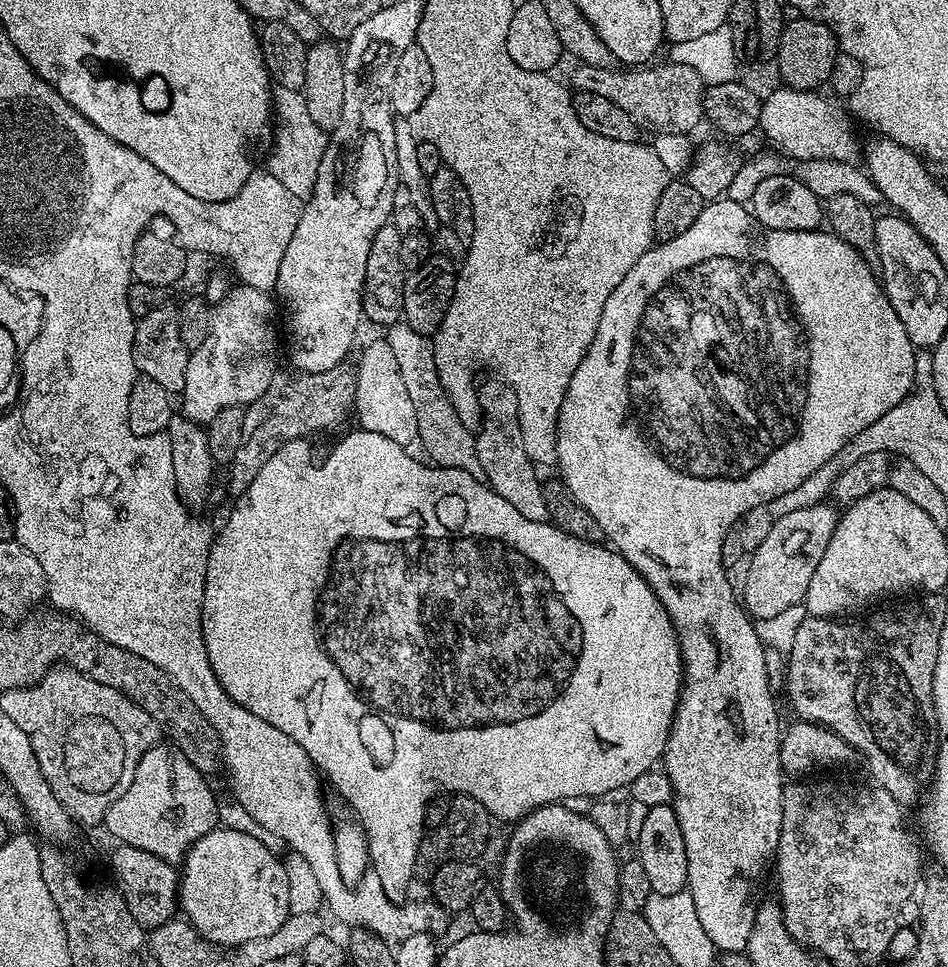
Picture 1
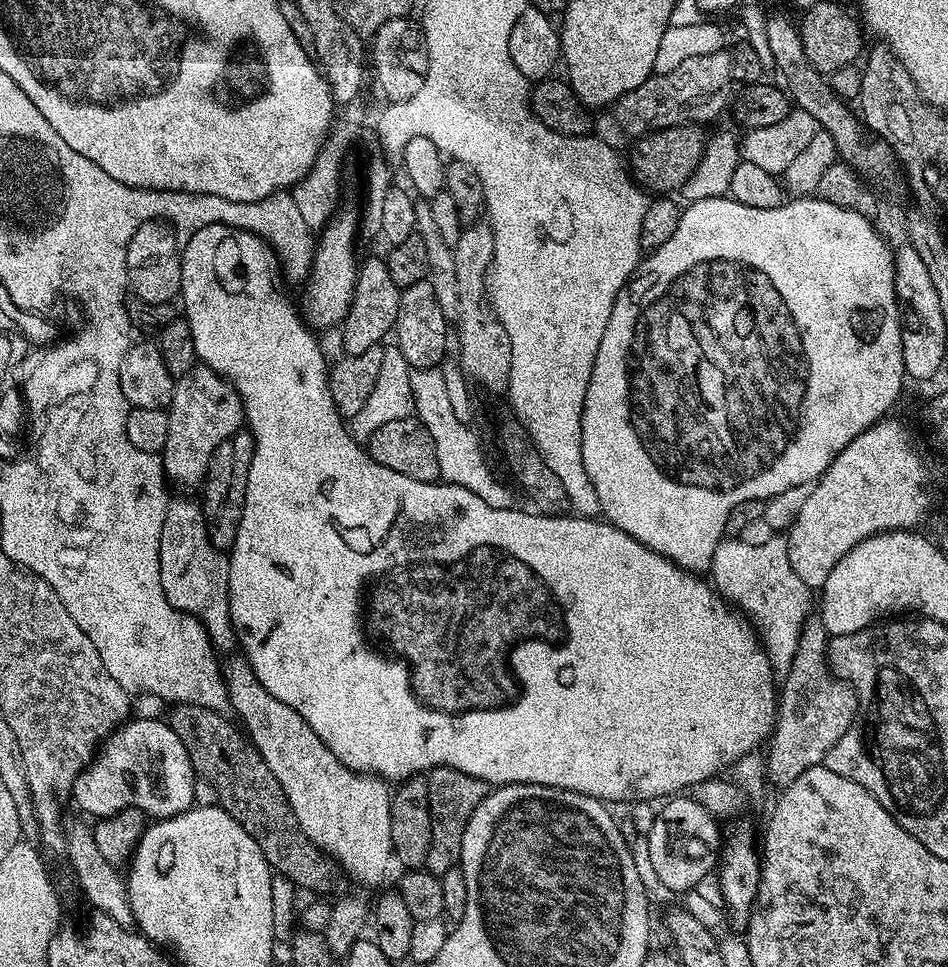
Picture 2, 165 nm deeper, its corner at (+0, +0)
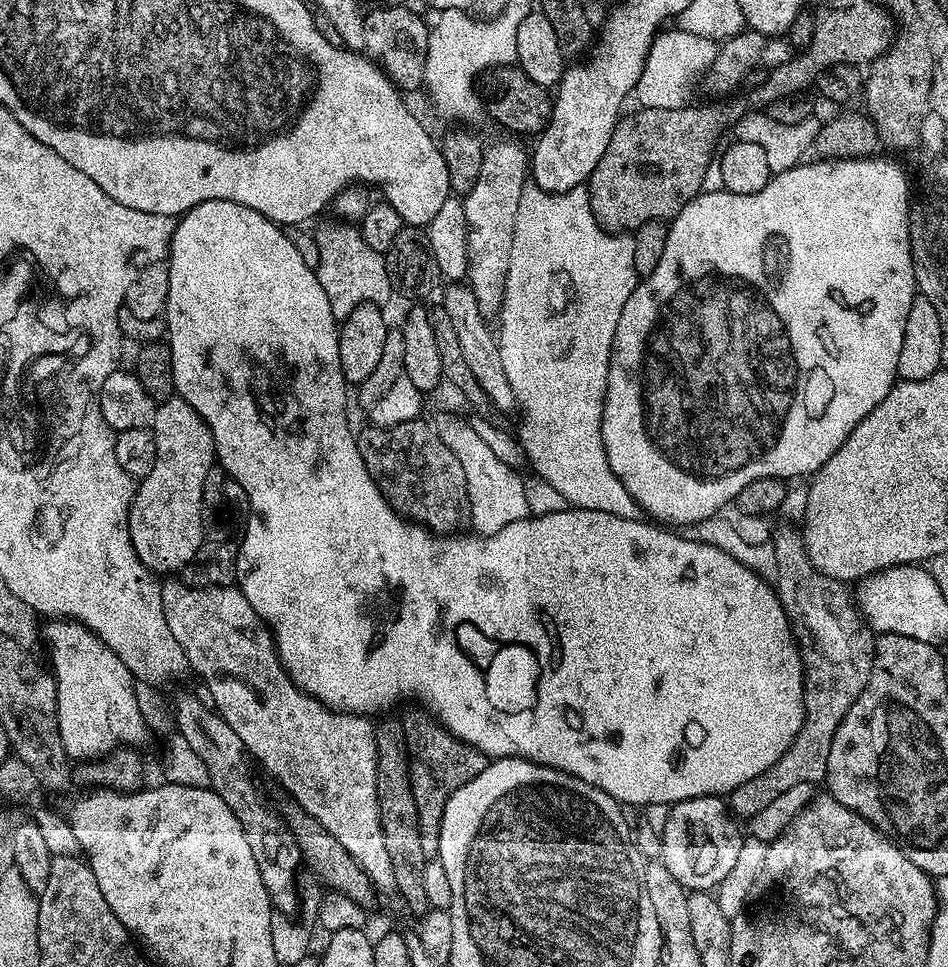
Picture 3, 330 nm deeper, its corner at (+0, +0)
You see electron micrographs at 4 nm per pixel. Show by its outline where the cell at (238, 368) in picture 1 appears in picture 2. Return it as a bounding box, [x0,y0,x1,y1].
[162,366,244,488]

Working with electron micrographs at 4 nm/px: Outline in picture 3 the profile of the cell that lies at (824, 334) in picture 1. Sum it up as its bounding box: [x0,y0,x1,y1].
[600,158,918,526]

